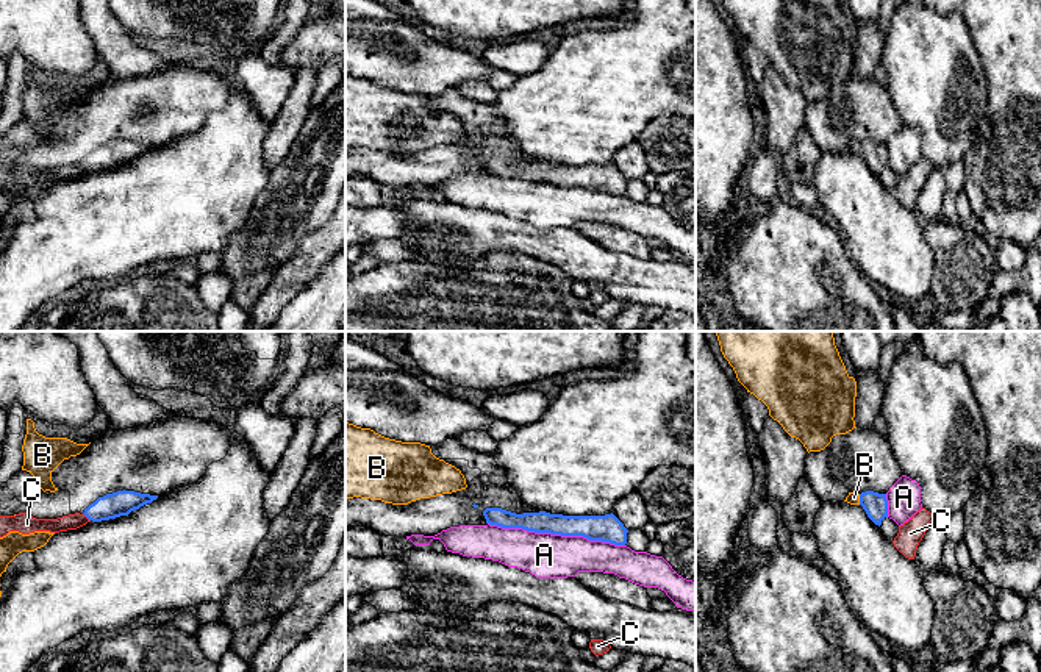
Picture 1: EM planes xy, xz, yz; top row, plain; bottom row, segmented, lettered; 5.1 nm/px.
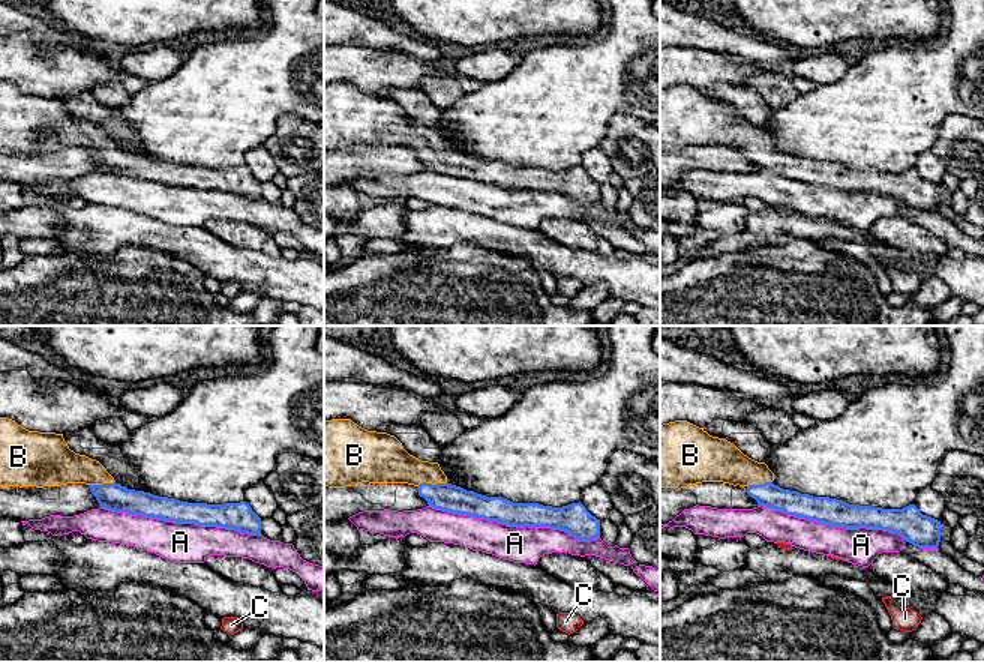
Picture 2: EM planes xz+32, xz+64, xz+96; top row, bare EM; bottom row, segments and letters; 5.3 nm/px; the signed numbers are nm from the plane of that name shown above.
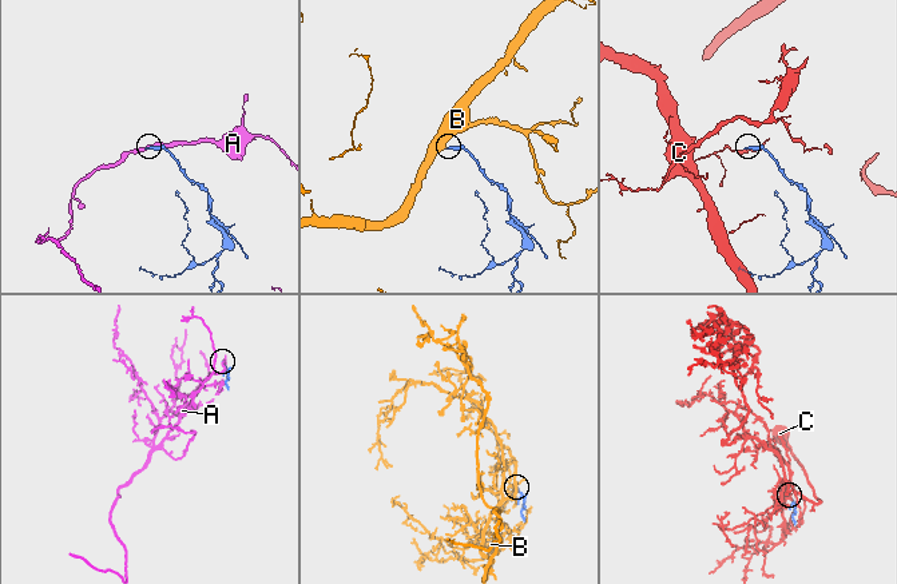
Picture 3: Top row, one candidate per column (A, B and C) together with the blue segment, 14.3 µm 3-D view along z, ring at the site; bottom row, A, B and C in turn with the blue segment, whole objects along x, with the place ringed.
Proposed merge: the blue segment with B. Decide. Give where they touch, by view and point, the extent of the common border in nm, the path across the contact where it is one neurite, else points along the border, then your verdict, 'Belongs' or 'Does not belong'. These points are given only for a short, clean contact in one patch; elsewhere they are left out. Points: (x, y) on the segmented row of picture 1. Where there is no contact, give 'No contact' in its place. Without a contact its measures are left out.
Touches blue at yz (860, 499). Shared border 60 nm. Path across: yz (876, 505), (860, 499), (854, 497). Belongs

